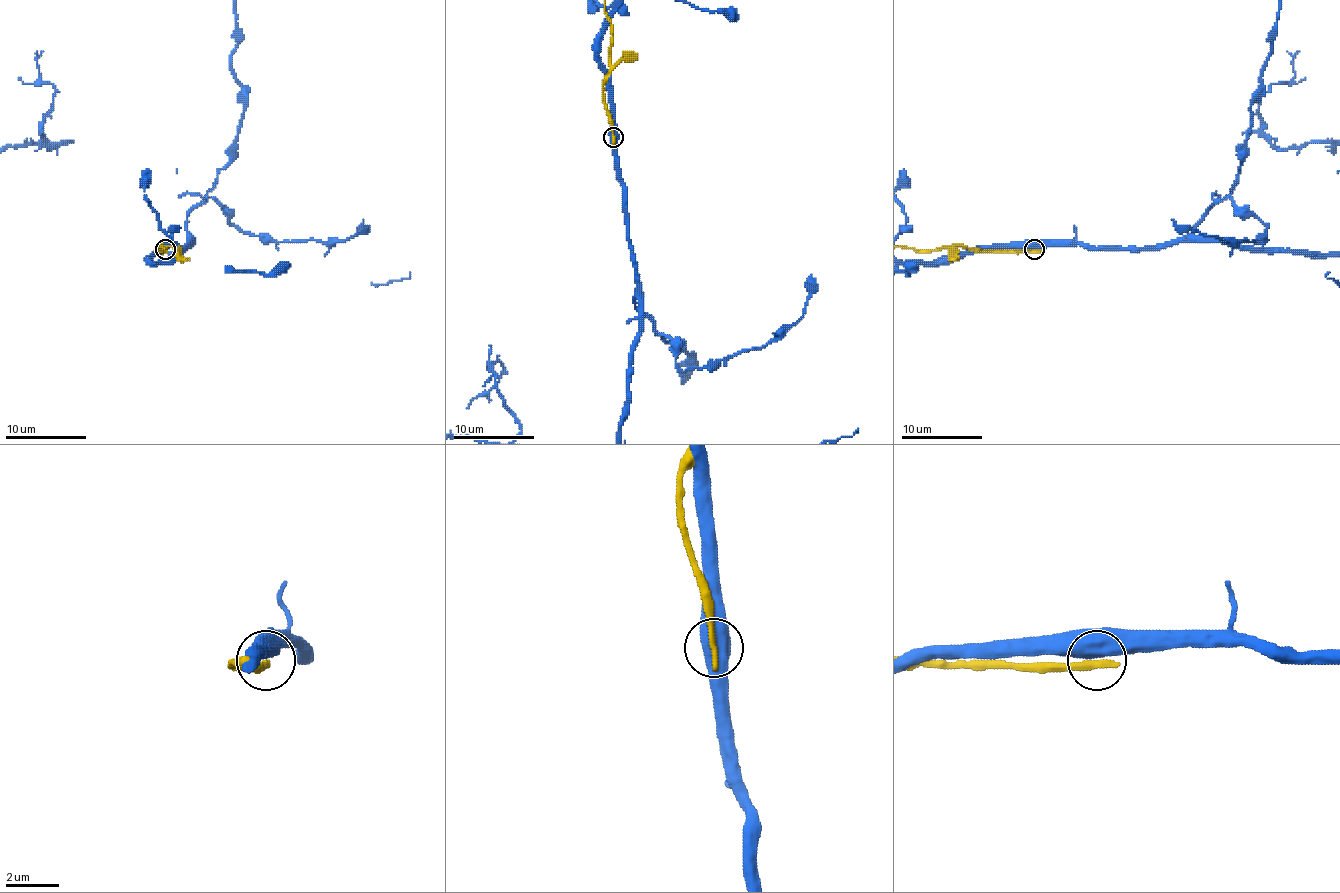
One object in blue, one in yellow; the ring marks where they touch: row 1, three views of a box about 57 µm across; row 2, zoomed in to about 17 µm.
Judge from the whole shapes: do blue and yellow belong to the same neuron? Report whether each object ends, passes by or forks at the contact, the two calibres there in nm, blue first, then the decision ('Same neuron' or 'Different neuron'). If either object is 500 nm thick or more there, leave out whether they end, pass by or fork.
Thickness 800 nm (blue) against 320 nm. Different neuron

